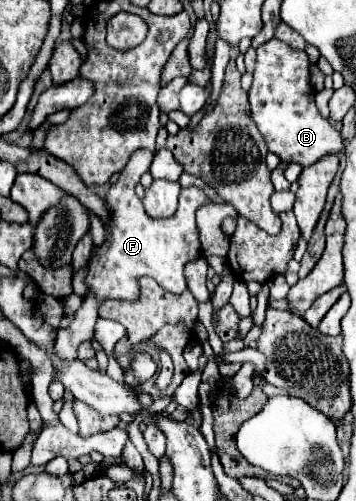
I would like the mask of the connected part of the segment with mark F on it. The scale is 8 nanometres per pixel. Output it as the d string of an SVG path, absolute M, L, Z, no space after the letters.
M138 149L134 157L130 157L126 169L122 169L118 183L110 185L106 203L112 211L112 221L106 225L108 239L98 247L98 253L94 255L94 261L90 263L86 285L90 287L90 295L84 297L84 305L76 311L70 327L60 329L56 337L56 353L62 357L62 361L76 361L78 345L86 339L92 339L94 335L94 323L98 319L98 303L104 299L122 299L122 301L136 301L138 299L138 277L146 275L152 277L158 285L162 285L166 291L178 295L186 291L186 279L184 279L184 265L200 255L200 239L196 229L194 213L200 205L210 203L206 193L198 187L188 187L180 191L180 203L174 217L168 219L152 219L146 215L142 201L134 193L134 187L138 185L142 171L150 169L154 153L148 149Z

